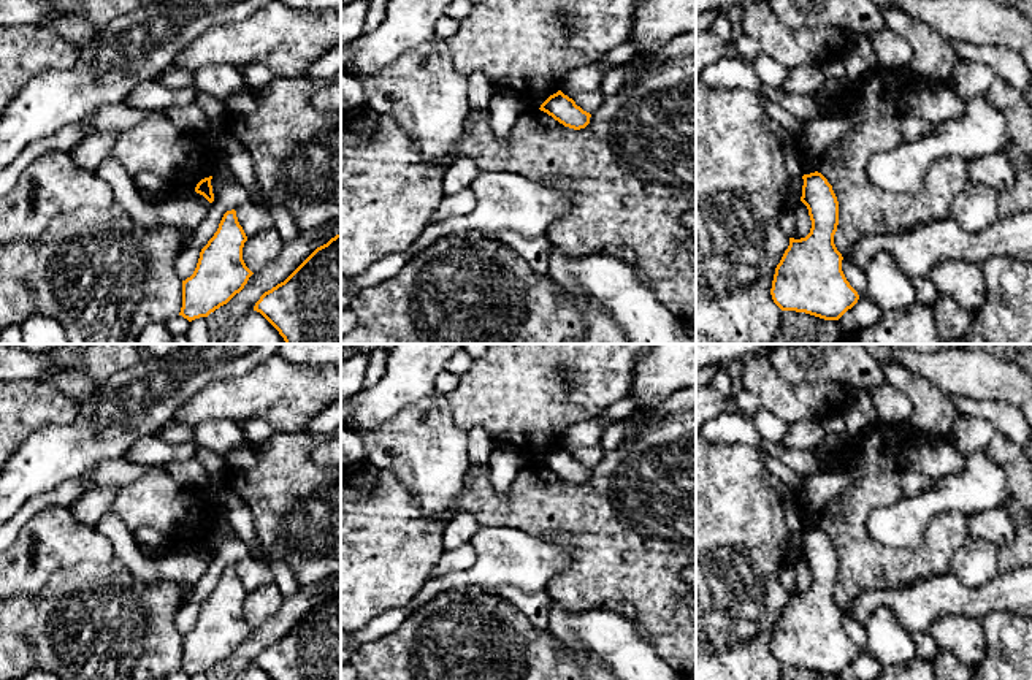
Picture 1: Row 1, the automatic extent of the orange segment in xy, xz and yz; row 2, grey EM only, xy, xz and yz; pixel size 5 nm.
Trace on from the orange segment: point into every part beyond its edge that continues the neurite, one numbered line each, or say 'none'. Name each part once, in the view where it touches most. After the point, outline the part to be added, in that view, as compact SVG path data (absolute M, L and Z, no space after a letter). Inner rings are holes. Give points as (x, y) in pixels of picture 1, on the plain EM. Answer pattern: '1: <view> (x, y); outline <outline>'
none

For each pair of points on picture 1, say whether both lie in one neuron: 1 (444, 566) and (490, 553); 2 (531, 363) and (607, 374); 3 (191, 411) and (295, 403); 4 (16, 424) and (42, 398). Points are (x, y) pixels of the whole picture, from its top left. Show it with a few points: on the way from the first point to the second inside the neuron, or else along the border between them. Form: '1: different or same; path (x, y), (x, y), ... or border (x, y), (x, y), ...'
1: different; border (470, 541), (474, 563), (441, 576)
2: same; path (550, 363), (582, 363), (588, 368)
3: same; path (216, 403), (270, 403)
4: same; path (22, 417), (35, 404)

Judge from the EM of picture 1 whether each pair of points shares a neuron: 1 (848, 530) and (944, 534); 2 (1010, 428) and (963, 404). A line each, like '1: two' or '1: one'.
1: one
2: one

